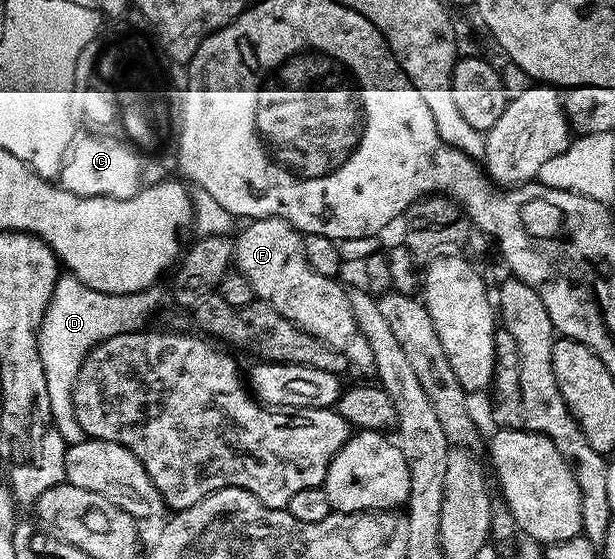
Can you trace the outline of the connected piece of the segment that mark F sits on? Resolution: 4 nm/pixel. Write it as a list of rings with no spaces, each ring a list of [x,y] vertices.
[[[258,217],[250,220],[233,242],[233,265],[251,283],[254,298],[265,301],[279,315],[298,325],[304,333],[319,339],[330,350],[346,357],[361,373],[372,374],[375,355],[367,335],[359,331],[351,311],[349,293],[340,280],[319,275],[311,269],[305,254],[302,234],[291,223],[278,217]]]

